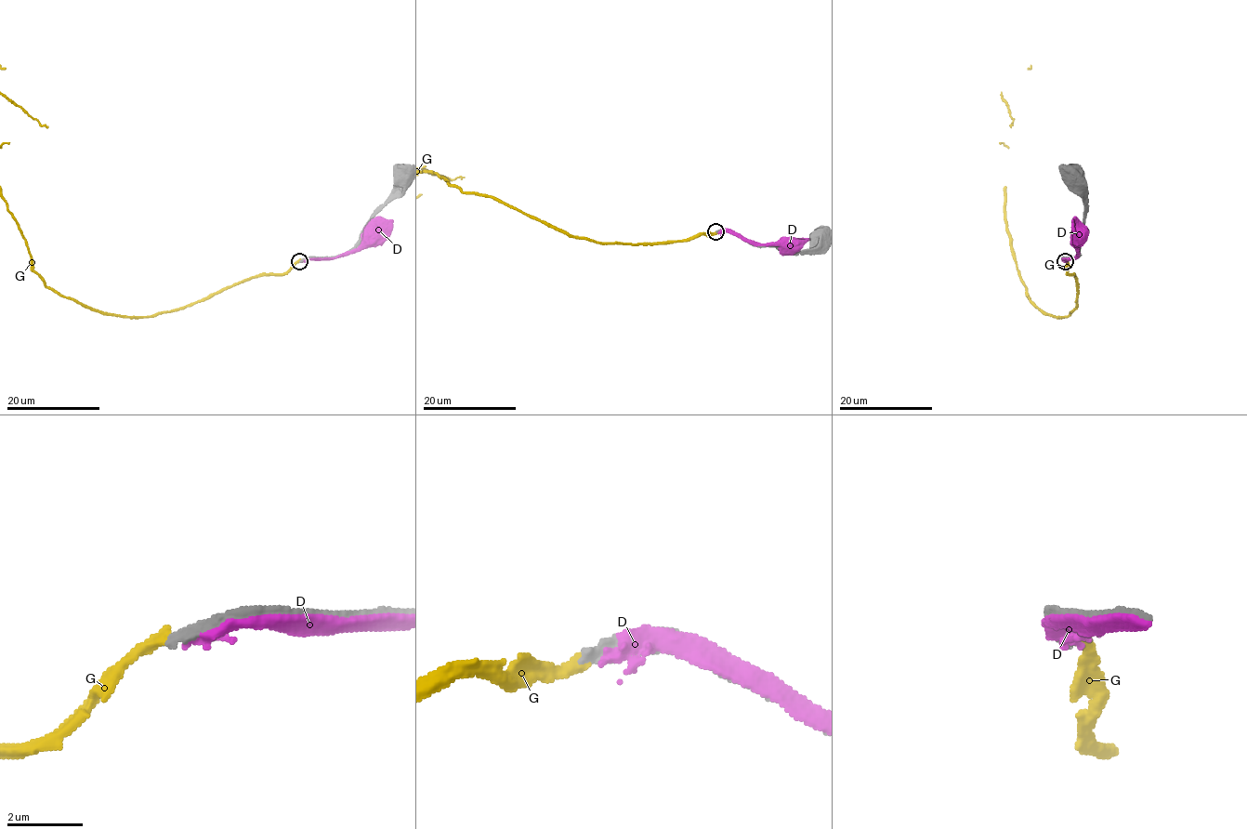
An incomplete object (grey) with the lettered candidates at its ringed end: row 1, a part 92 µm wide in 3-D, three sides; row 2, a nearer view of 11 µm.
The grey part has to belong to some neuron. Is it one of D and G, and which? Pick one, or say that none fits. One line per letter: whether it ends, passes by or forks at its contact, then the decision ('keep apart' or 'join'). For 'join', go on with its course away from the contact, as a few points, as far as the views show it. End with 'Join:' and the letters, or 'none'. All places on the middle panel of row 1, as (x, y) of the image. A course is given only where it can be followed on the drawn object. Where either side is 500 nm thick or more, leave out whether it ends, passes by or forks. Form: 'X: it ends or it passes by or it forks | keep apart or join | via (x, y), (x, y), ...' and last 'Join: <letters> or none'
D: it passes by | keep apart
G: it ends | keep apart
Join: none

